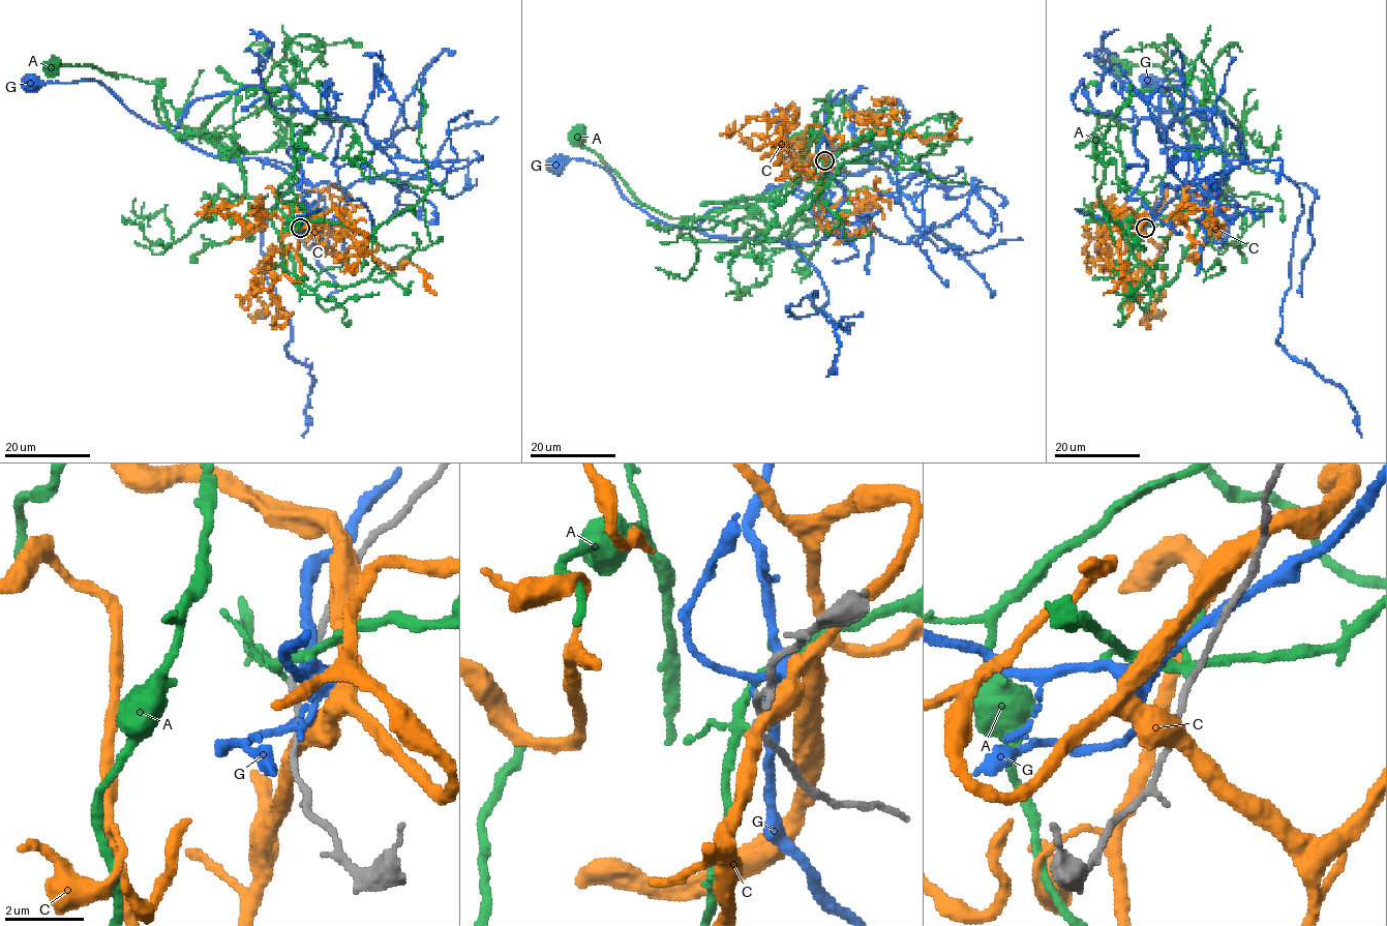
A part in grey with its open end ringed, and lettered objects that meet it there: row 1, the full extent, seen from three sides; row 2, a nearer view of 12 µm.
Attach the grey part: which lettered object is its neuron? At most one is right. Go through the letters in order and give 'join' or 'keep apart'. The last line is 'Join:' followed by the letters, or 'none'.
A: join
C: keep apart
G: keep apart
Join: A

